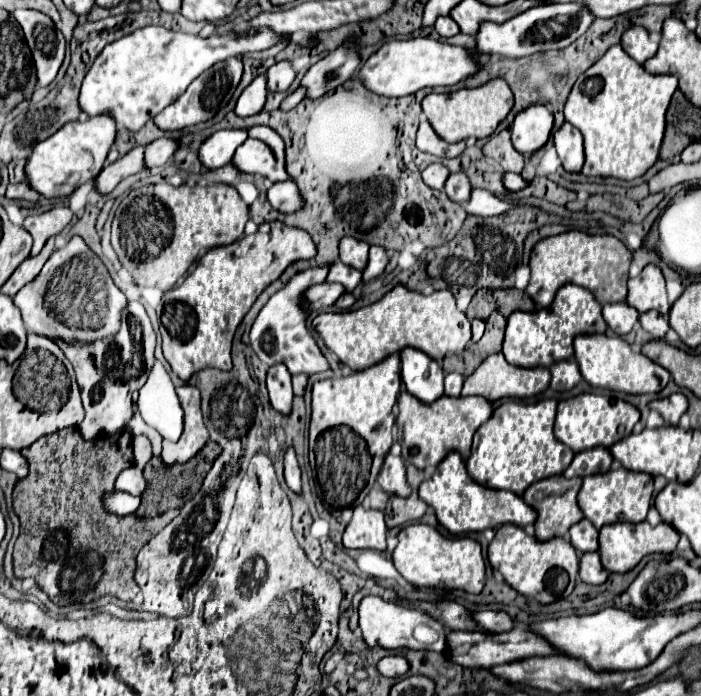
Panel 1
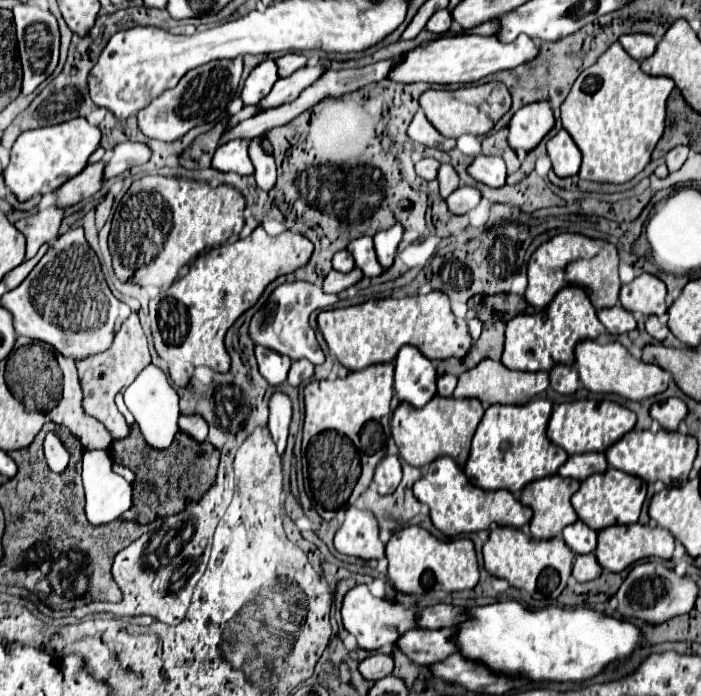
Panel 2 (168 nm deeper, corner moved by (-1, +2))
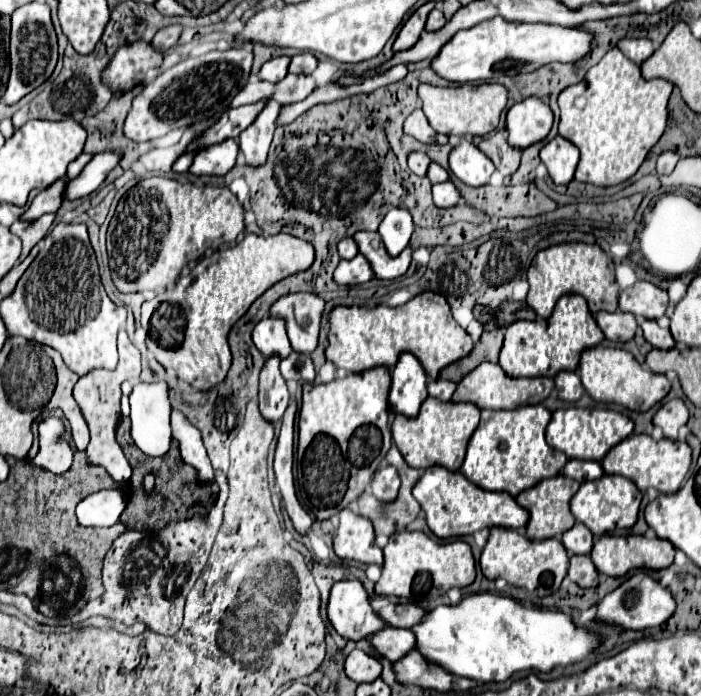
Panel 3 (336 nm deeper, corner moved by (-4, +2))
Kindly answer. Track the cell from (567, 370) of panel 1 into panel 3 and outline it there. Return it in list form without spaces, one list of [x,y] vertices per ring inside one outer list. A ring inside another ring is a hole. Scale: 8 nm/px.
[[[560,372],[560,374],[556,374],[554,380],[556,380],[556,390],[558,390],[560,400],[576,402],[584,394],[584,386],[576,372]]]

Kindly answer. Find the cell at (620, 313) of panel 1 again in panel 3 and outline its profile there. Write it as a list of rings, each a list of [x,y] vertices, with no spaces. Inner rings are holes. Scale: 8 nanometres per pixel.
[[[622,310],[616,312],[598,312],[596,314],[596,324],[600,326],[600,330],[604,332],[604,336],[608,340],[616,340],[616,342],[628,342],[634,338],[636,334],[636,318],[632,314],[626,314]]]

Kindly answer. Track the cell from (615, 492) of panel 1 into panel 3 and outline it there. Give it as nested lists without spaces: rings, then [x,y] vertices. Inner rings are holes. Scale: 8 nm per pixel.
[[[602,476],[592,482],[584,482],[570,502],[570,510],[578,522],[582,522],[594,536],[602,536],[614,530],[628,530],[636,524],[642,494],[634,482],[624,476]]]

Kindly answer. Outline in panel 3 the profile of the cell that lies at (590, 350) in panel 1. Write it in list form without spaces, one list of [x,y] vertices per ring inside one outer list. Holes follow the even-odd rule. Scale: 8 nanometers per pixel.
[[[594,346],[584,350],[580,358],[580,380],[592,400],[604,404],[618,404],[634,412],[650,410],[670,392],[670,380],[664,374],[644,370],[630,352],[620,348]]]

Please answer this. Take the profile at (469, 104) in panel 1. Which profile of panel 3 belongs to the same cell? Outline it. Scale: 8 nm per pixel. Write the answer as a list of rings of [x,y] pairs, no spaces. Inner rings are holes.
[[[420,84],[418,98],[422,102],[422,110],[430,126],[446,136],[452,134],[484,136],[498,126],[500,112],[506,108],[506,88],[500,84],[478,84],[478,86],[462,84],[462,86],[448,86],[448,88]]]

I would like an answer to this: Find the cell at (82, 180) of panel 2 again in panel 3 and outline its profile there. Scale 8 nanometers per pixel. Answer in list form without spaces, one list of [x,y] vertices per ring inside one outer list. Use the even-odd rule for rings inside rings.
[[[62,178],[62,180],[54,182],[52,186],[48,186],[46,190],[42,190],[42,192],[32,200],[32,204],[28,206],[28,210],[20,216],[20,220],[32,222],[32,220],[40,218],[42,214],[56,212],[56,210],[60,208],[60,204],[62,204],[60,194],[64,192],[64,182],[66,182],[66,180],[68,180],[68,178]]]

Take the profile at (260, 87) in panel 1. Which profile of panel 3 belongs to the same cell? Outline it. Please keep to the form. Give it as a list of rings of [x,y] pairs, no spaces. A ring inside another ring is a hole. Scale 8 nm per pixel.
[[[290,56],[272,58],[262,66],[260,76],[268,82],[280,82],[280,78],[284,78],[288,74],[288,64],[290,64]]]

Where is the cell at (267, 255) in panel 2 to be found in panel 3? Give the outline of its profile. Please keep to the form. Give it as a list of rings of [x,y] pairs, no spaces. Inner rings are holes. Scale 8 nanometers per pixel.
[[[246,234],[236,246],[202,258],[170,292],[162,298],[154,298],[148,334],[160,348],[168,350],[168,356],[156,356],[156,360],[164,368],[172,368],[178,378],[186,380],[196,390],[210,390],[220,384],[232,362],[228,348],[230,328],[270,286],[310,268],[312,262],[312,244],[290,234],[274,234],[268,238]]]

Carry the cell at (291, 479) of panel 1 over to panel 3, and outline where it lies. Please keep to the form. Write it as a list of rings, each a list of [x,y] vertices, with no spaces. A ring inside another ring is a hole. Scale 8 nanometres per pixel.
[[[272,354],[264,360],[264,366],[260,370],[258,404],[260,404],[260,414],[268,420],[282,418],[288,406],[288,388],[278,370],[280,360],[282,358],[278,354]]]

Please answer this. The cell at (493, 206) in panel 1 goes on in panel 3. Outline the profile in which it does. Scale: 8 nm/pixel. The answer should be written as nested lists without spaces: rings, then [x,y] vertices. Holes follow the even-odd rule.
[[[440,182],[440,184],[432,184],[432,200],[436,206],[440,208],[448,208],[454,206],[456,202],[460,202],[460,194],[456,194],[452,182]]]

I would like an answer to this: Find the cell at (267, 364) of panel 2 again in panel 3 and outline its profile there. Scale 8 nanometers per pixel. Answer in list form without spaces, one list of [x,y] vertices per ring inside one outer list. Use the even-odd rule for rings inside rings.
[[[264,316],[254,326],[252,340],[264,356],[278,352],[282,358],[286,358],[292,352],[290,342],[288,342],[286,332],[284,332],[284,322],[276,320],[276,318],[270,318],[270,316]]]

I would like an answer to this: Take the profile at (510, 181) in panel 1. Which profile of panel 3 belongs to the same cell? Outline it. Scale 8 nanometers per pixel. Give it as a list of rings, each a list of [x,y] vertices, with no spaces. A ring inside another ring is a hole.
[[[460,140],[448,156],[448,166],[458,180],[468,186],[484,186],[488,184],[494,166],[486,154],[482,154],[472,142]]]

